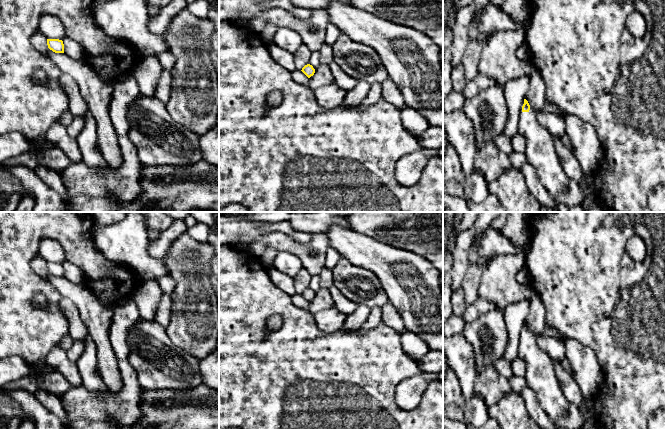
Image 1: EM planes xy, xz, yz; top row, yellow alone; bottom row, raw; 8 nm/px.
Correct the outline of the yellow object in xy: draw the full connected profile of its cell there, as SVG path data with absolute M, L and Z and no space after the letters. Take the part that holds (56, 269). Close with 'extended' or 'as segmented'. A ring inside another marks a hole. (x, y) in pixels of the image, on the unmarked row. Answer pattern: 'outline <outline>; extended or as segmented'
outline M47 263L47 269L55 277L64 277L64 268L59 263Z; as segmented

